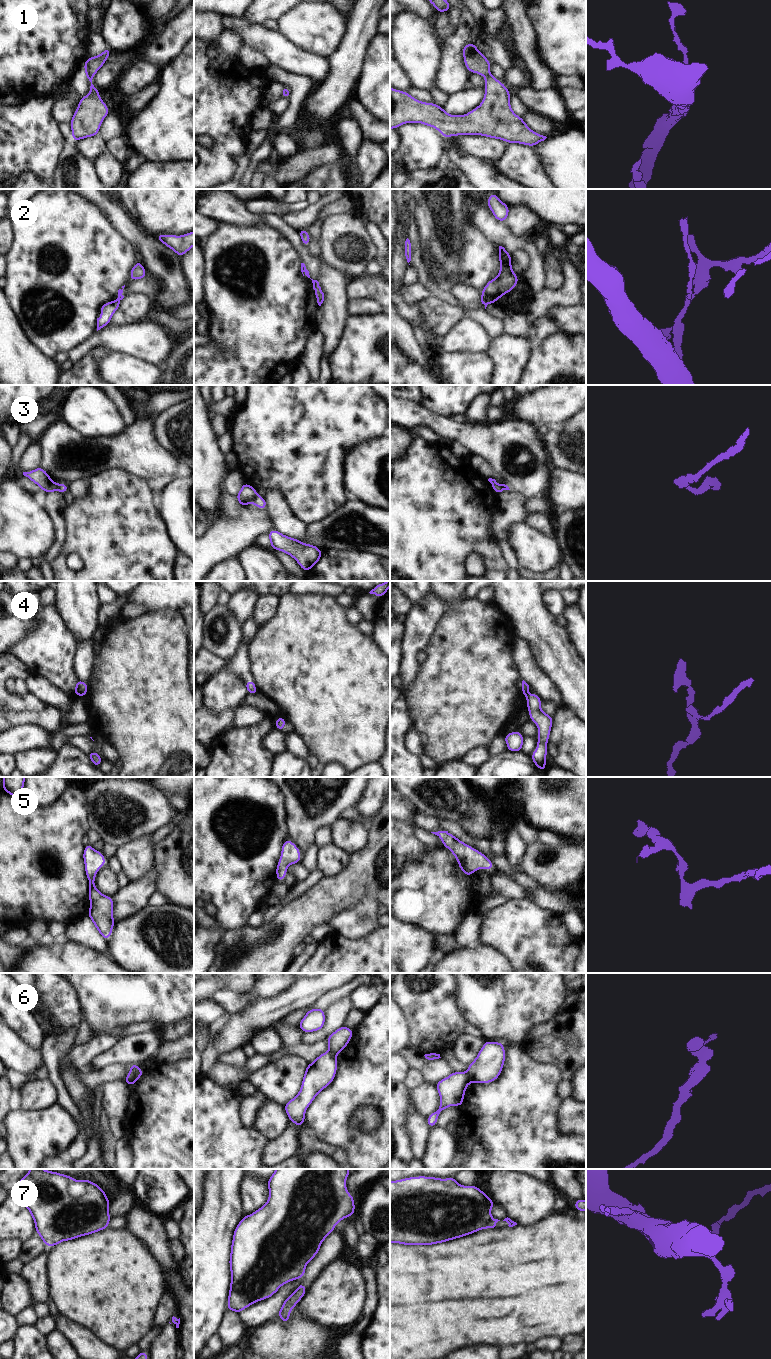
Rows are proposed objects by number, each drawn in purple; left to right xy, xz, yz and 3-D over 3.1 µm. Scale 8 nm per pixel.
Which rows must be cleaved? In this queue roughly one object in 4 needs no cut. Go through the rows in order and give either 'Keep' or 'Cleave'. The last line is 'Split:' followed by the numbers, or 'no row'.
1: Keep
2: Cleave
3: Cleave
4: Cleave
5: Keep
6: Cleave
7: Cleave
Split: 2, 3, 4, 6, 7.

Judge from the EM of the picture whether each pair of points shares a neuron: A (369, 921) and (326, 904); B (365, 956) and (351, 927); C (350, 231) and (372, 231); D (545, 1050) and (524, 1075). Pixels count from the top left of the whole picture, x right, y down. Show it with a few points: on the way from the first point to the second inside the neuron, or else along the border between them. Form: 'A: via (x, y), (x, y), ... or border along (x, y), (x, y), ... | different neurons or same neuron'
A: border along (361, 897), (339, 910), (327, 923) | different neurons
B: border along (378, 928), (356, 939), (344, 938), (335, 932) | different neurons
C: border along (364, 221), (366, 233), (374, 244), (376, 253) | different neurons
D: border along (526, 1051), (535, 1061), (553, 1063), (558, 1067) | different neurons

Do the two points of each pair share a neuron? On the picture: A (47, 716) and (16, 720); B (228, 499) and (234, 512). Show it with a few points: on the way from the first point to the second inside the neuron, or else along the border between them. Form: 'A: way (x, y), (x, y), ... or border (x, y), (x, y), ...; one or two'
A: way (39, 719), (24, 719); one
B: way (228, 502), (232, 509); one

